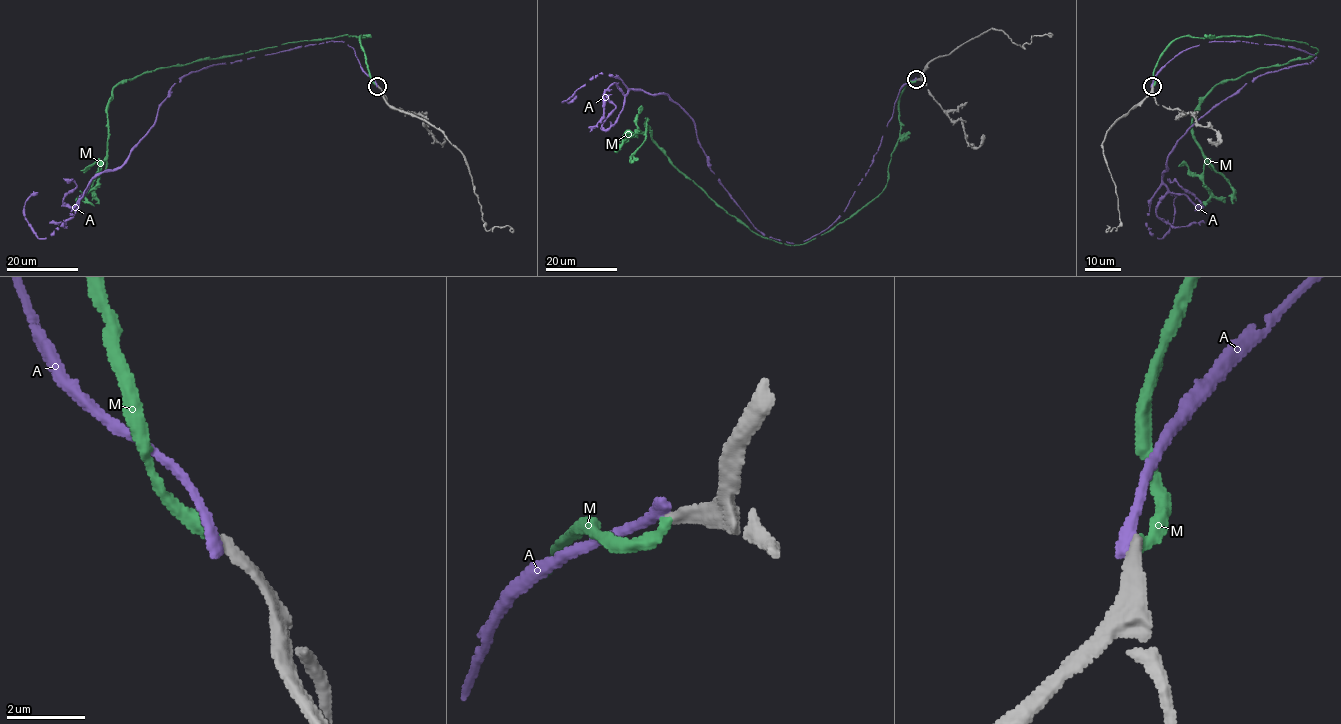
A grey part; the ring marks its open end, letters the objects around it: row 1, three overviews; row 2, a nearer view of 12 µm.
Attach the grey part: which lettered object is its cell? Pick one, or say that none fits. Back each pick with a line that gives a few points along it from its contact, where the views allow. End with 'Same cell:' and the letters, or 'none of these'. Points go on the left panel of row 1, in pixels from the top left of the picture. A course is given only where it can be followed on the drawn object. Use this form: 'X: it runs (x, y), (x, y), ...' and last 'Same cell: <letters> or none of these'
M: it runs (377, 86), (361, 38), (347, 35), (201, 59), (123, 80), (108, 102), (107, 155), (97, 183), (76, 201)
Same cell: M

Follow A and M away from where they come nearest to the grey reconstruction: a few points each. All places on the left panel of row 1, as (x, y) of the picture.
A: (377, 86), (343, 41), (213, 64), (171, 88), (128, 159), (93, 179), (46, 238), (25, 216), (37, 192)
M: (377, 86), (361, 38), (347, 35), (201, 59), (123, 80), (108, 102), (107, 155), (97, 183), (76, 201)

